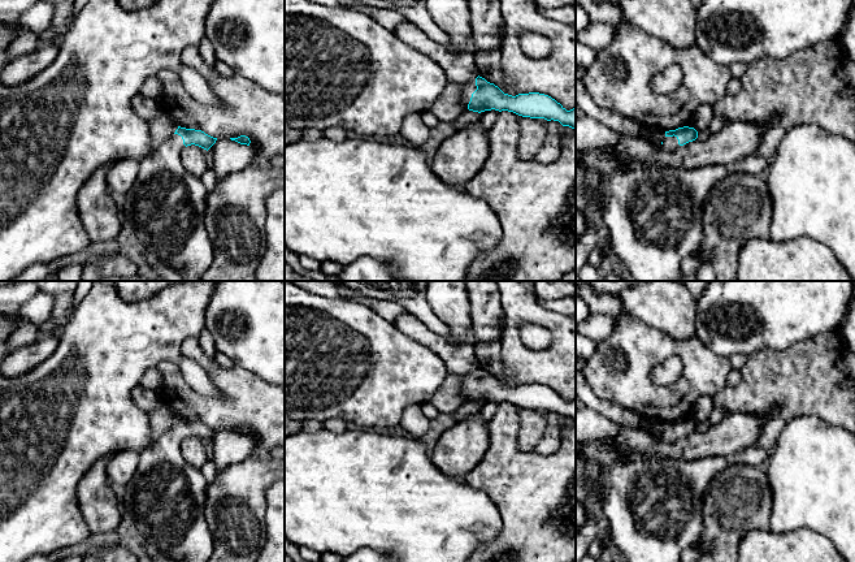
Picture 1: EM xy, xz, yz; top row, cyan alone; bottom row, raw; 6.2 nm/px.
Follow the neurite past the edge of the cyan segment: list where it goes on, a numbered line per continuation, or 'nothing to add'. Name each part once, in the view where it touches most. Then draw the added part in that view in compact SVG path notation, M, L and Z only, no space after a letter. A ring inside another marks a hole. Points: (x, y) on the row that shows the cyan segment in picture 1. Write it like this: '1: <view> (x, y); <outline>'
1: xz (468, 87); M476 78L461 83L461 100L468 105L472 98L472 94L477 90Z

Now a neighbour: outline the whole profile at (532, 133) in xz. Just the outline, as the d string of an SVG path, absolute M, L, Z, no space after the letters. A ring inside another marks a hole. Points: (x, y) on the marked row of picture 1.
M520 116L517 152L521 159L534 159L548 137L547 121Z

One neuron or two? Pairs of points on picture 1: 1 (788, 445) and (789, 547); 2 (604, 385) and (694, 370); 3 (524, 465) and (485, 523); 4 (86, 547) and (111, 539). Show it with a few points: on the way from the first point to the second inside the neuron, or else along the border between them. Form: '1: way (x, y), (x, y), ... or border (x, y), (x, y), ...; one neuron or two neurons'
1: border (769, 528), (775, 532), (811, 528), (819, 534); two neurons
2: way (628, 385), (637, 392), (673, 392); one neuron
3: border (472, 487), (498, 509), (500, 532), (495, 537); two neurons
4: way (92, 544), (104, 541); one neuron

